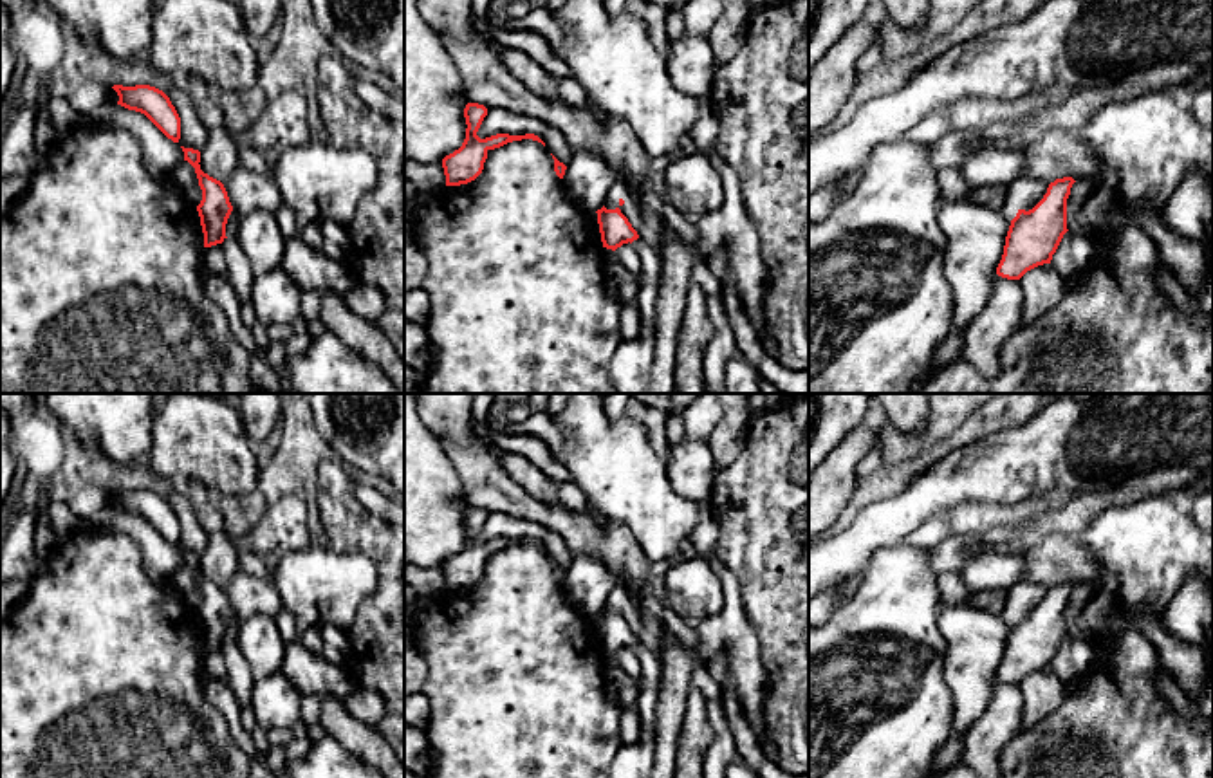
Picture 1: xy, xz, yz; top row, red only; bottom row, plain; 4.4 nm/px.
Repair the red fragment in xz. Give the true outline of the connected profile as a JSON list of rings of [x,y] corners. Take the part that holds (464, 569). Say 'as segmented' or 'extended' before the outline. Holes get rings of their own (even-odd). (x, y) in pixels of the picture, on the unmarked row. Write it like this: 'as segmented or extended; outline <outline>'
as segmented; outline [[[478,507],[466,509],[464,513],[464,522],[468,529],[466,543],[458,554],[455,554],[453,558],[442,563],[446,590],[460,590],[475,585],[484,574],[484,567],[487,563],[489,554],[522,543],[532,543],[545,551],[545,547],[534,538],[525,538],[525,540],[496,538],[480,543],[477,536],[486,520],[487,520],[487,513],[484,509]]]

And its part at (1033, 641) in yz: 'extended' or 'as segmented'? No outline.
as segmented

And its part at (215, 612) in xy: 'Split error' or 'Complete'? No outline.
Complete

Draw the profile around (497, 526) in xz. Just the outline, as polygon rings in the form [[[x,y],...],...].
[[[502,513],[487,514],[487,520],[484,522],[477,540],[486,543],[496,538],[534,538],[545,547],[545,552],[565,570],[574,560],[572,552],[558,534],[529,520],[516,520]]]

